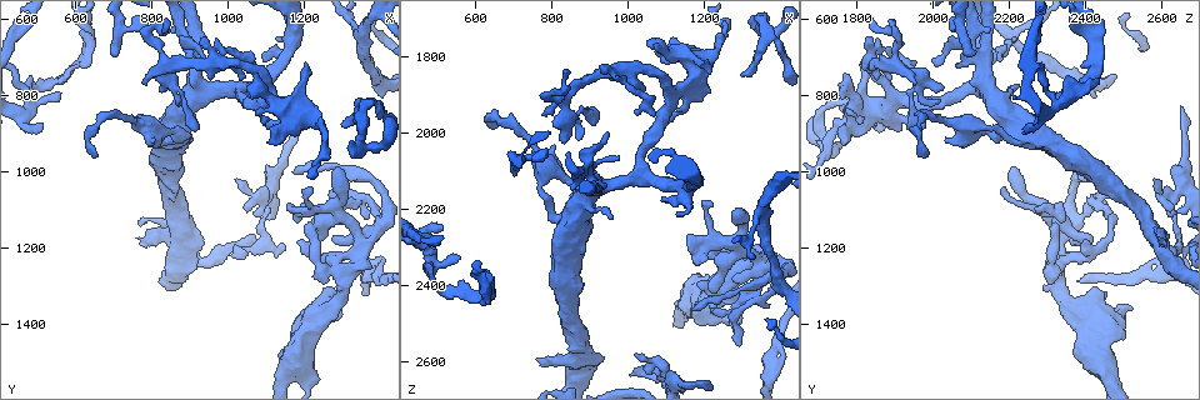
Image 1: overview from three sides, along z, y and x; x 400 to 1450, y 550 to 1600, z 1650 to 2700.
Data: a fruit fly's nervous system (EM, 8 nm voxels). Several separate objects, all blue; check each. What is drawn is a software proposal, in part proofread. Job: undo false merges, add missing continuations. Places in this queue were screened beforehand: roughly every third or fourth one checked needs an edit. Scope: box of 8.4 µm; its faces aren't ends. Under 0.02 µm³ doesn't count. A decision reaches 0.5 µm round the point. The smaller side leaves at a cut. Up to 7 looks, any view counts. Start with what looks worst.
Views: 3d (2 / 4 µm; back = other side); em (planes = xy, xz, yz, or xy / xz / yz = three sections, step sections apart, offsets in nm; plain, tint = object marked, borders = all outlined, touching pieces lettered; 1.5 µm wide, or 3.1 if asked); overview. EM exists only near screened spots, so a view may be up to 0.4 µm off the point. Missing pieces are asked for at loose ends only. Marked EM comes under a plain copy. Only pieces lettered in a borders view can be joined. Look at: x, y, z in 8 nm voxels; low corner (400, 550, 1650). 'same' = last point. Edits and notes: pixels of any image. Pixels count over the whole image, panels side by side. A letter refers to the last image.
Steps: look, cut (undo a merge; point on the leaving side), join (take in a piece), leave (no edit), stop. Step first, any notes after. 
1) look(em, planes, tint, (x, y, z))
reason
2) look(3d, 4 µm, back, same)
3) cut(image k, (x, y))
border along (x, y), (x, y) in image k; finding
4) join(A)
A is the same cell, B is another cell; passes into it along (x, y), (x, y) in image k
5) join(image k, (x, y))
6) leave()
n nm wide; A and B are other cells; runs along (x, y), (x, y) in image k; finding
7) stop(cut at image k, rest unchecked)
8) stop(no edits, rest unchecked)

look(3d, 2 µm, (1300, 880, 1845))

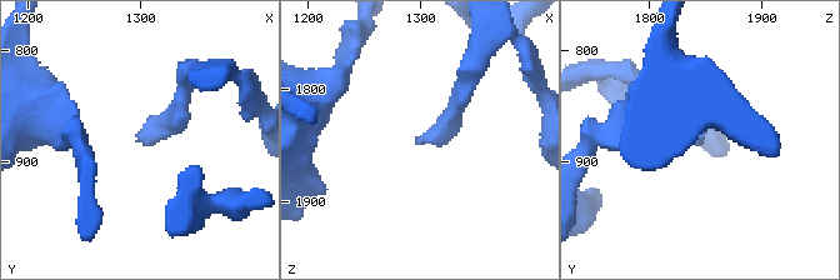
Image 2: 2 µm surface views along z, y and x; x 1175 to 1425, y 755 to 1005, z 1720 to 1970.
look(em, yz, step 4, borders, (1306, 878, 1846))

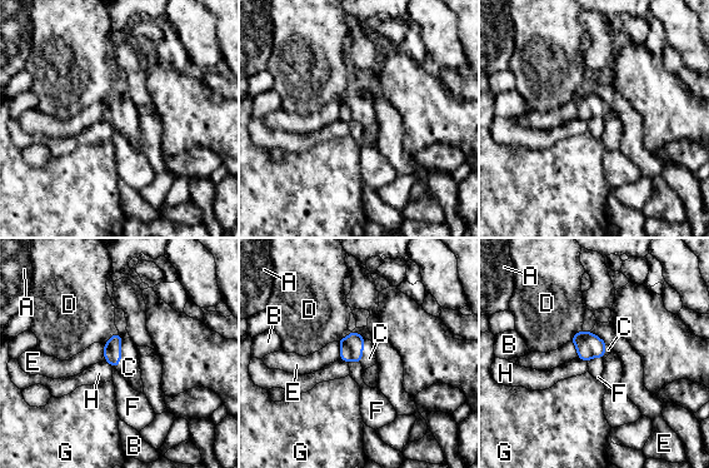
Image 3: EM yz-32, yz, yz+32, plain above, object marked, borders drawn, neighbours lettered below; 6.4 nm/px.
look(em, planes, borders, same)

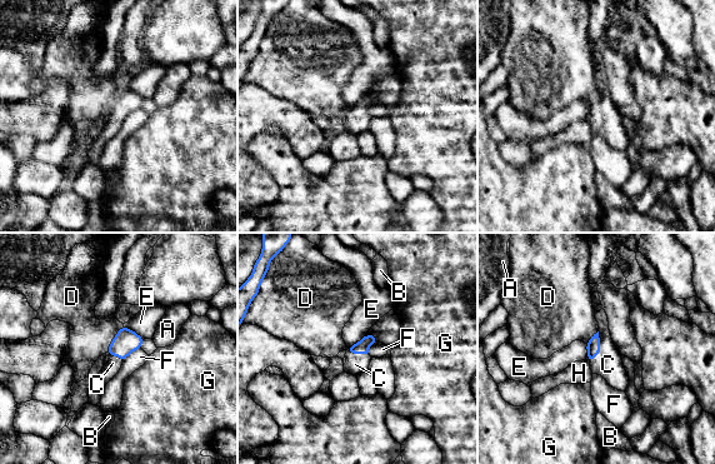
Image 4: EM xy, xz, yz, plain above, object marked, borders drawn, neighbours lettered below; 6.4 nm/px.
join(C)
C is the same cell, A, B, D, E, F, G and H are other cells; the cell continues

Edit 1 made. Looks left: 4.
look(overview)

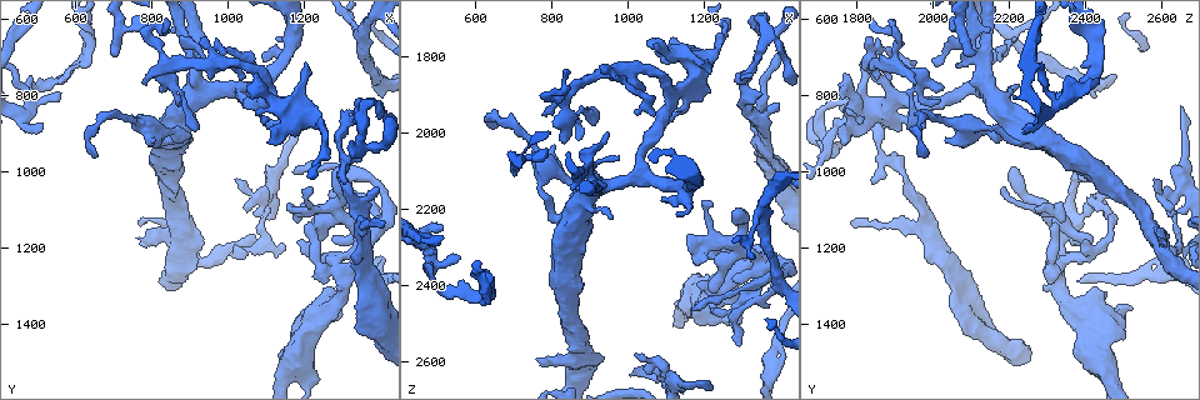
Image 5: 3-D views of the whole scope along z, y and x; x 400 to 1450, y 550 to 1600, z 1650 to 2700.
look(3d, 4 µm, (1270, 1090, 2285))
two arms in line, one across

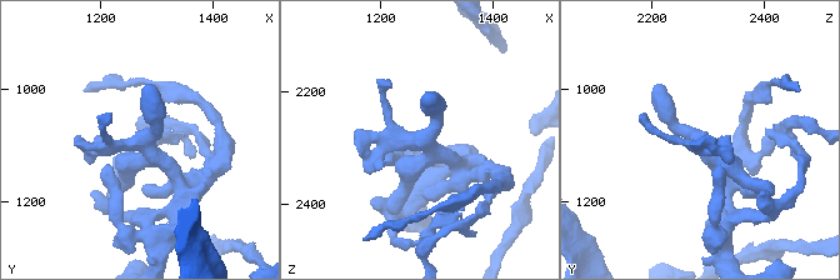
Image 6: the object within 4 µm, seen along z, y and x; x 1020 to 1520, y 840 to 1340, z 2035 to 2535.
look(em, planes, borders, (1270, 1095, 2285))
now the EM

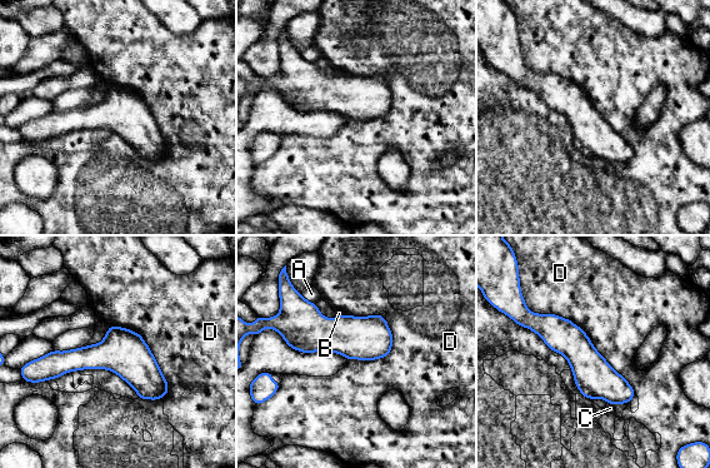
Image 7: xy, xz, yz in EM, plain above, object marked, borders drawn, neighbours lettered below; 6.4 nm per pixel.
leave()
A, B, C and D are other cells; runs along (519, 307), (629, 394) in image 7; all the same cell

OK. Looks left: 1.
stop(join at image 4, rest unchecked)

